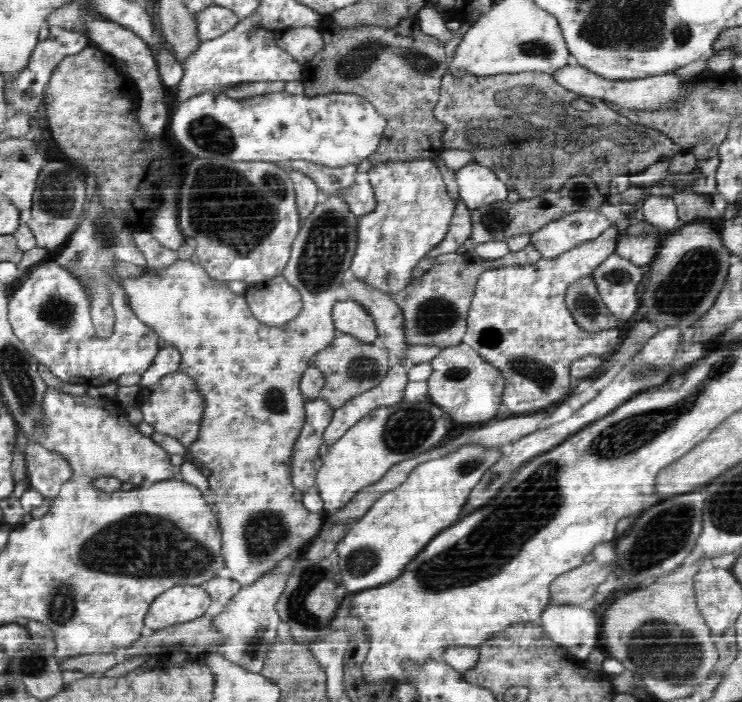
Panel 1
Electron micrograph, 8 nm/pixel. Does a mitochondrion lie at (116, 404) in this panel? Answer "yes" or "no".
no

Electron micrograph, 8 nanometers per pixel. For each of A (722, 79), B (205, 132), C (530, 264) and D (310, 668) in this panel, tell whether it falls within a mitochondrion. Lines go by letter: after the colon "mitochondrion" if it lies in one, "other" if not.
A: other
B: mitochondrion
C: other
D: other

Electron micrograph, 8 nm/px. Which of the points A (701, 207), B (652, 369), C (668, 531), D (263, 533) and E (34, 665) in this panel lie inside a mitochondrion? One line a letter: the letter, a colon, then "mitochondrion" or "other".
A: other
B: mitochondrion
C: mitochondrion
D: mitochondrion
E: mitochondrion

